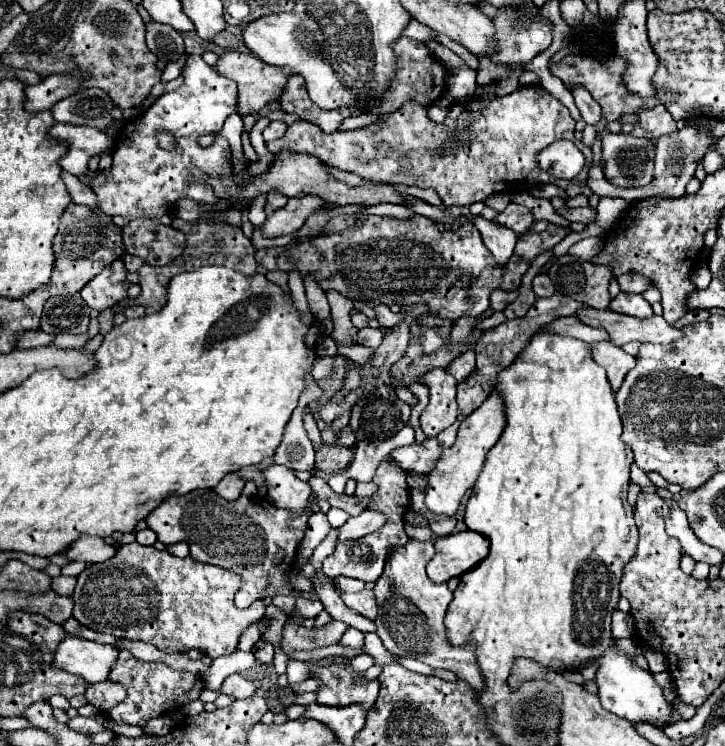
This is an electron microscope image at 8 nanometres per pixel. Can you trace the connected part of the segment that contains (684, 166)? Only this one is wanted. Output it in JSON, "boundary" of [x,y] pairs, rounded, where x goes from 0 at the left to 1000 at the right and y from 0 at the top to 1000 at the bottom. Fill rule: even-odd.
{"boundary":[[[830,157],[829,161],[821,168],[822,186],[817,196],[818,225],[812,228],[812,239],[810,239],[810,249],[823,260],[823,263],[843,263],[843,265],[862,265],[865,271],[873,268],[890,268],[890,265],[901,265],[901,260],[914,260],[917,265],[939,265],[945,260],[945,249],[948,244],[956,239],[959,233],[959,223],[961,217],[972,209],[972,204],[978,201],[978,188],[970,177],[964,177],[959,169],[945,169],[942,174],[934,174],[931,180],[914,182],[909,185],[909,196],[906,196],[906,209],[903,209],[903,239],[901,244],[895,244],[892,249],[884,252],[854,252],[846,249],[843,244],[837,244],[837,239],[832,239],[832,228],[826,214],[830,212],[829,186],[828,180],[836,172],[837,161]]]}

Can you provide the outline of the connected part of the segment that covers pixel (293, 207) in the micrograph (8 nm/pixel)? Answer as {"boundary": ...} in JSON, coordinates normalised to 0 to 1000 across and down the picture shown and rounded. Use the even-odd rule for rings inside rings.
{"boundary":[[[440,263],[399,265],[390,279],[385,279],[368,290],[368,295],[363,298],[363,303],[357,308],[366,319],[382,319],[390,314],[410,314],[410,308],[421,298],[421,292],[443,276],[446,276],[446,268]]]}

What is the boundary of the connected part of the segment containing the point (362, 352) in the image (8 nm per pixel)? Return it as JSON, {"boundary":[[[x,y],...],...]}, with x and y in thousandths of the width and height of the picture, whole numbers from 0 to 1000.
{"boundary":[[[468,458],[465,461],[465,472],[466,475],[473,475],[480,480],[484,480],[492,491],[498,491],[506,485],[506,483],[516,476],[516,469],[512,466],[503,465],[497,461],[491,461],[487,464],[479,464],[476,461],[470,461]]]}

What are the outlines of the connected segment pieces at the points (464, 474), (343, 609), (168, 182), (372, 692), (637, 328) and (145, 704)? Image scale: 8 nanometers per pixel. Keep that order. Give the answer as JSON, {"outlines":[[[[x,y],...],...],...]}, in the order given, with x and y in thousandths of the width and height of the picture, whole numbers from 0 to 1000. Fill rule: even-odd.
{"outlines":[[[[677,525],[674,534],[636,566],[630,592],[608,609],[603,625],[592,635],[592,649],[589,649],[589,660],[586,660],[586,678],[592,686],[606,689],[606,692],[628,692],[639,662],[655,651],[655,646],[669,625],[672,603],[677,603],[677,598],[688,590],[694,571],[697,571],[694,539],[688,536],[688,528]]],[[[432,756],[432,761],[434,761],[434,769],[432,769],[432,775],[429,775],[429,780],[432,780],[432,796],[443,804],[446,815],[454,820],[454,826],[457,826],[459,831],[479,834],[479,836],[484,836],[487,842],[492,842],[492,845],[498,845],[498,847],[517,847],[517,834],[495,826],[495,823],[487,820],[487,818],[481,818],[481,815],[473,810],[470,799],[465,796],[462,786],[457,783],[457,777],[446,769],[446,764],[440,764],[440,759],[443,759],[443,756]]],[[[261,75],[252,91],[252,115],[239,123],[222,126],[214,139],[186,161],[172,164],[161,185],[161,201],[156,204],[156,223],[150,231],[137,239],[128,239],[128,257],[142,263],[142,273],[137,282],[148,290],[170,290],[175,295],[186,292],[214,292],[222,287],[233,287],[233,276],[239,276],[250,265],[266,265],[274,273],[299,273],[297,255],[283,249],[280,244],[269,244],[269,233],[286,233],[294,239],[316,236],[321,231],[316,212],[316,190],[310,185],[299,185],[288,198],[274,198],[272,185],[283,177],[305,177],[310,158],[324,150],[327,142],[327,115],[308,99],[302,99],[294,88],[283,86],[277,75]],[[286,118],[283,131],[277,134],[274,121]],[[219,172],[233,174],[244,185],[244,198],[230,204],[222,201],[214,190],[214,177]]],[[[462,890],[443,895],[434,906],[443,912],[443,922],[437,925],[437,944],[484,946],[495,941],[495,946],[501,946],[506,954],[517,944],[523,914],[503,914],[501,901],[492,909],[476,890]]],[[[807,413],[807,416],[799,416],[796,426],[804,434],[837,440],[837,445],[843,450],[843,458],[851,461],[851,464],[859,464],[870,456],[923,461],[928,456],[942,453],[942,442],[920,434],[914,424],[898,424],[898,426],[881,429],[881,426],[873,426],[873,424],[851,421],[840,413],[837,416]]],[[[164,871],[164,882],[159,885],[159,893],[153,895],[153,903],[148,912],[167,917],[175,925],[172,938],[145,954],[148,962],[159,968],[170,968],[170,971],[194,973],[194,976],[211,962],[219,962],[266,938],[274,938],[283,922],[277,906],[261,903],[261,901],[244,901],[222,887],[194,887],[178,871]]]]}

